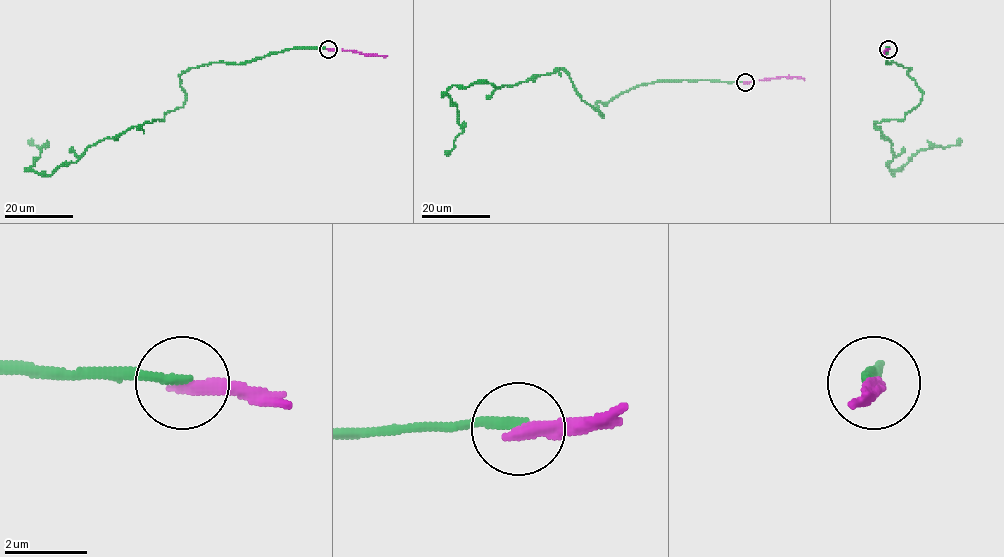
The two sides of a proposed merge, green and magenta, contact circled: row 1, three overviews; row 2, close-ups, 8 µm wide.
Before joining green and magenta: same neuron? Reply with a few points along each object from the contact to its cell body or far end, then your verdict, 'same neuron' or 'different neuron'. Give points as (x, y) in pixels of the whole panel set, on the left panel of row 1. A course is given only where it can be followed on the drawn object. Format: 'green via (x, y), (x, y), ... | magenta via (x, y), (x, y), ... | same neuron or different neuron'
green via (328, 49), (186, 71), (184, 105), (90, 145), (49, 176), (29, 168), (45, 146), (29, 140) | magenta via (329, 49), (386, 56) | different neuron

